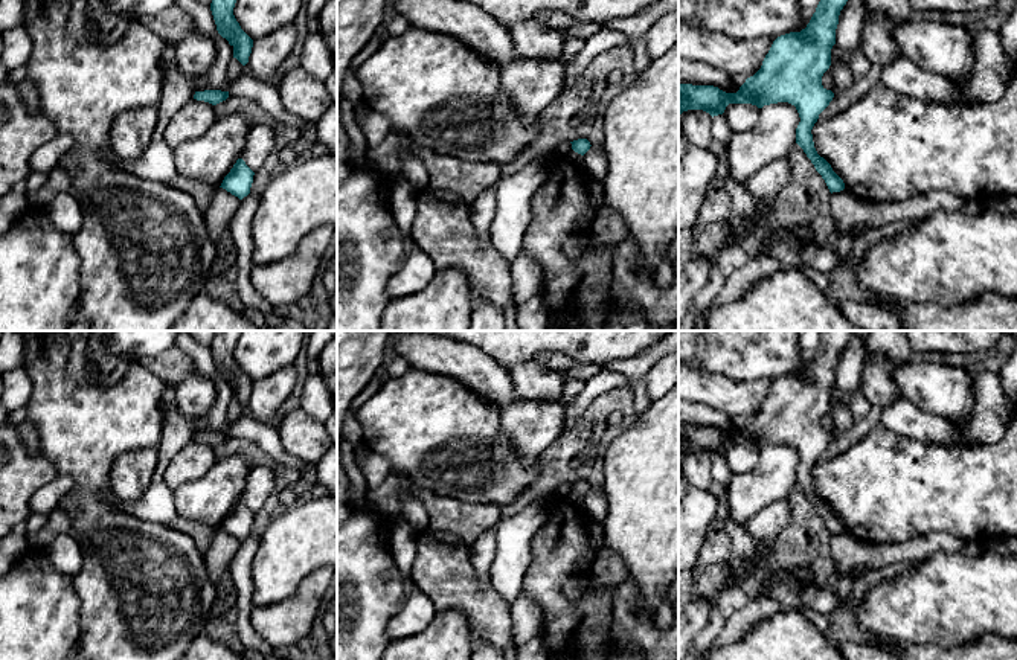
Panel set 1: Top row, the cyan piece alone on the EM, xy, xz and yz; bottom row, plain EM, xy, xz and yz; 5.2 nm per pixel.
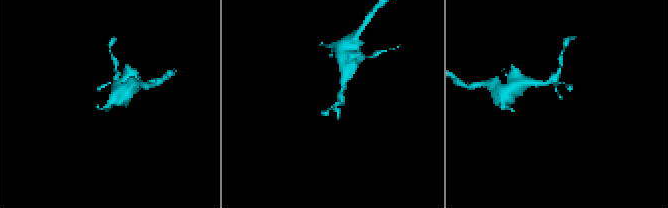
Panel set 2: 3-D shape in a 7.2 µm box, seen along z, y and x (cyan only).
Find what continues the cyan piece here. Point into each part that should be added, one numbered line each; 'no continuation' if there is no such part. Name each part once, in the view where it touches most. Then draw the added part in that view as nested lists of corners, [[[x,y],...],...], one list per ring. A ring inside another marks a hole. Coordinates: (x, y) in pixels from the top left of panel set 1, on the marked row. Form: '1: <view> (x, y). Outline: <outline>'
no continuation

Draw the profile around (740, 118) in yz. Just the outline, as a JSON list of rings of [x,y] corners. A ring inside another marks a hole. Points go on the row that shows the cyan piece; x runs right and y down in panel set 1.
[[[729,104],[723,114],[723,117],[732,133],[743,133],[755,128],[759,122],[759,108],[752,104]]]

